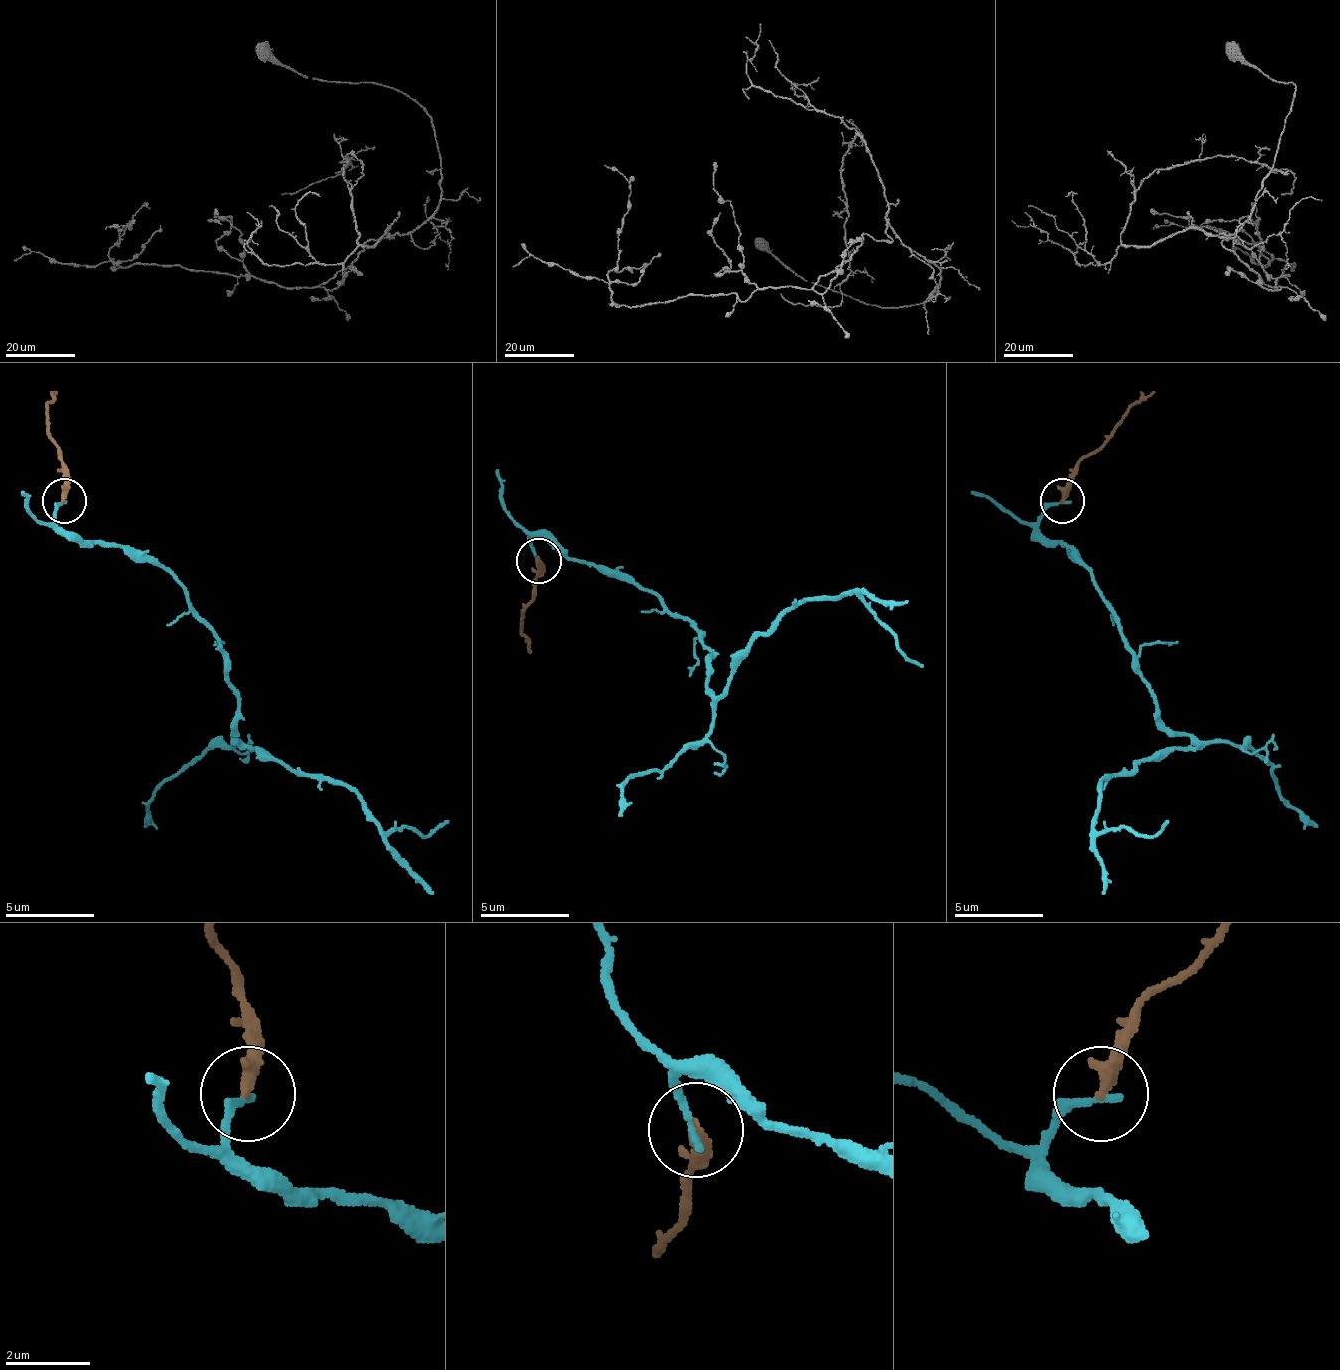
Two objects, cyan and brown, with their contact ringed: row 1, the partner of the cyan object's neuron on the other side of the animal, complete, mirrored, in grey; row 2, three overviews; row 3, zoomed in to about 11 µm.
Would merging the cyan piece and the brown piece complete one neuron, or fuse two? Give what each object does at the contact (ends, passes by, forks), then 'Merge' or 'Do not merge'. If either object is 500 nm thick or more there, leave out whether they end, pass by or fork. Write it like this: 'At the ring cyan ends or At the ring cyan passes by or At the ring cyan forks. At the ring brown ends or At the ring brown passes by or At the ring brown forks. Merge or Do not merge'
At the ring cyan ends. At the ring brown ends. Do not merge

